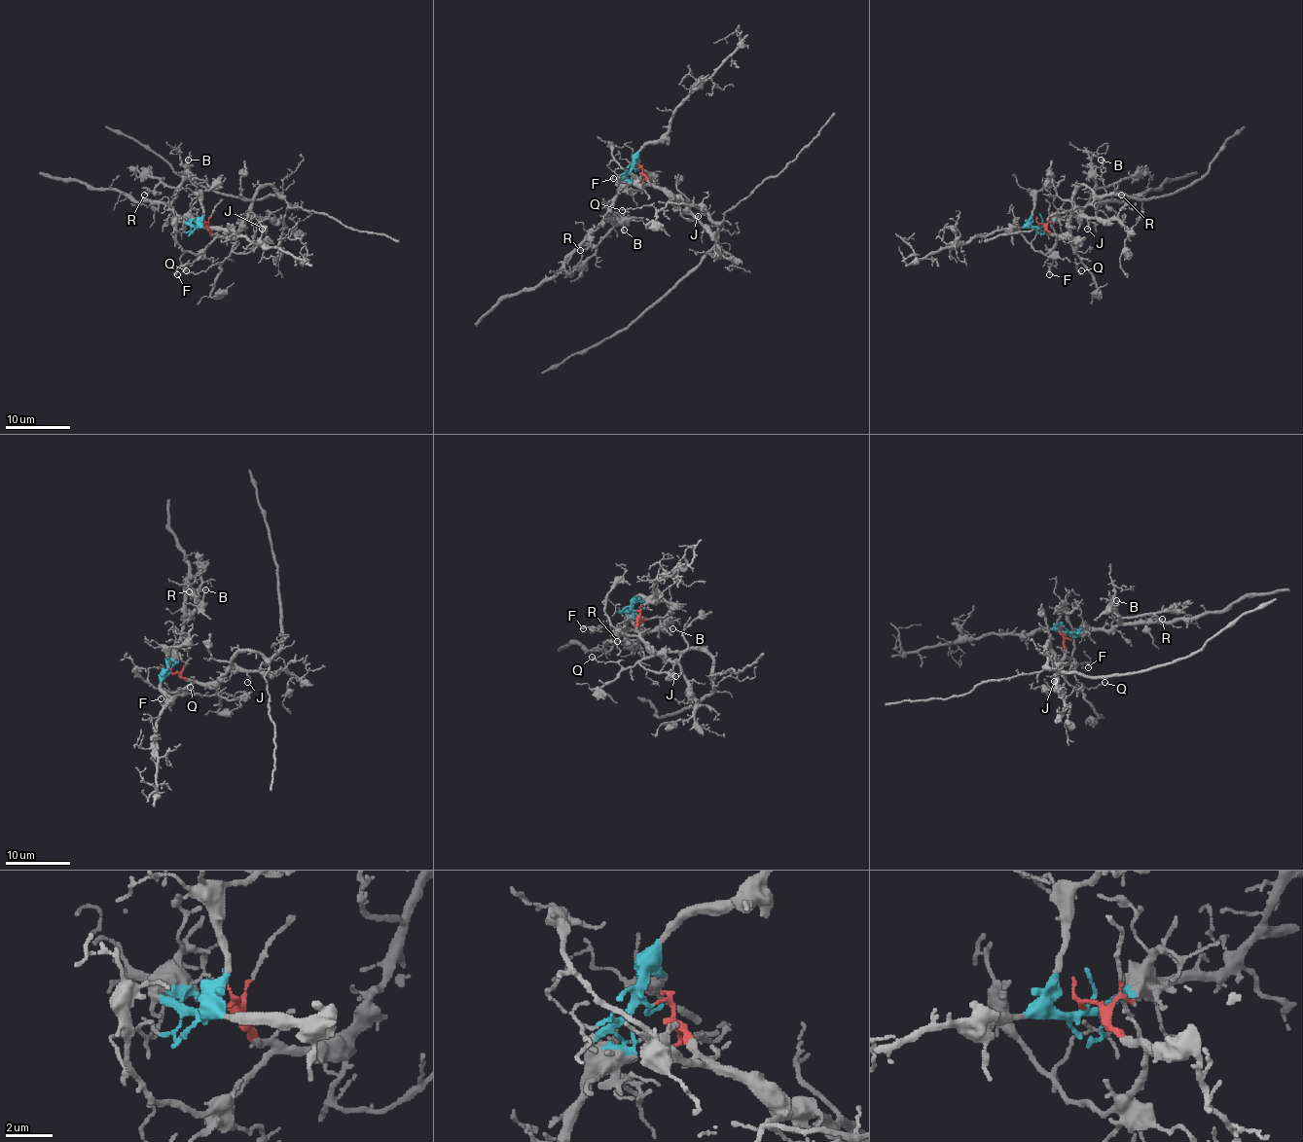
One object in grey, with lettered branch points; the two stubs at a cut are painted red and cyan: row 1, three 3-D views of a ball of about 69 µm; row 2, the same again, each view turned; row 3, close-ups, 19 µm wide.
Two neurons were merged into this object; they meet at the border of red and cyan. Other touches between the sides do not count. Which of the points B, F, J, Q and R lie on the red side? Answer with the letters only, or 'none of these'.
F, J, Q

